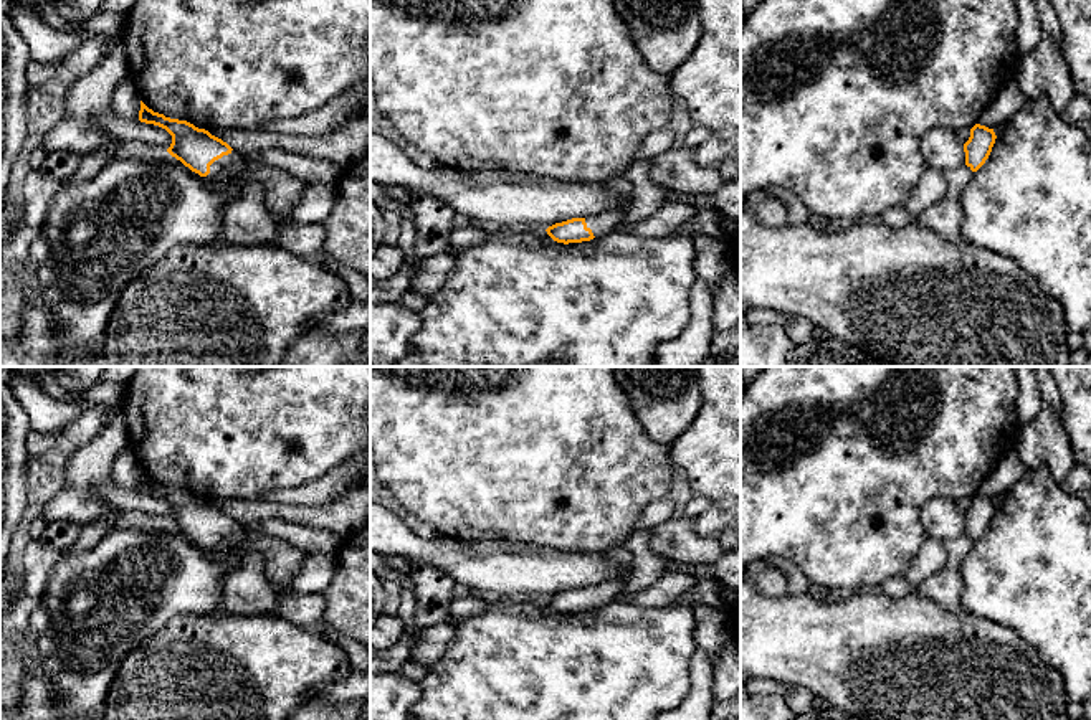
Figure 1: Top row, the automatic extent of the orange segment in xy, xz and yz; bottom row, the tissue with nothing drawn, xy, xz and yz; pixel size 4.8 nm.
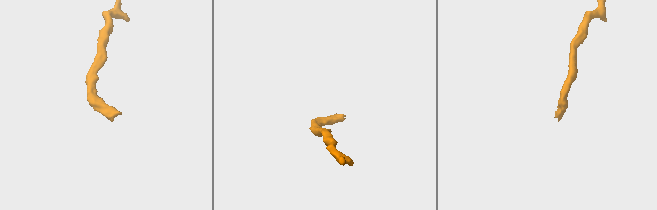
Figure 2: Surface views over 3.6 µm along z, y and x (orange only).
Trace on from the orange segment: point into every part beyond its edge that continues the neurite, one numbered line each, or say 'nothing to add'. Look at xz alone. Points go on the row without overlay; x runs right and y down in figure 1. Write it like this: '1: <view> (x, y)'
1: xz (605, 592)

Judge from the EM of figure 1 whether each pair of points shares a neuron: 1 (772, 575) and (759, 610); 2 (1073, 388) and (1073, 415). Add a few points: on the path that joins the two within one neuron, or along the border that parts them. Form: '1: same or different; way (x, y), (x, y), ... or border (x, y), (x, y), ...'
1: different; border (757, 590), (767, 596), (786, 595)
2: same; way (1073, 395), (1073, 408)

